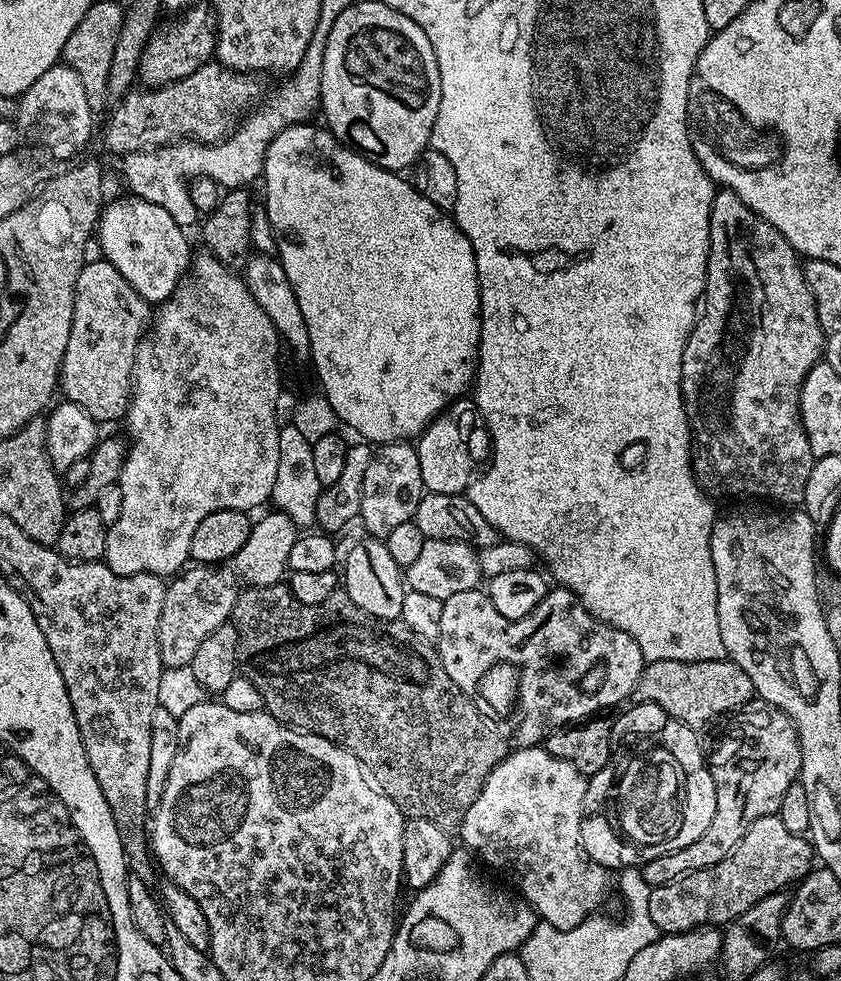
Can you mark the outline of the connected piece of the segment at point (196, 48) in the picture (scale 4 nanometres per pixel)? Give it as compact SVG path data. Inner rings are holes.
M193 3L191 8L185 8L175 17L173 24L168 24L162 31L157 30L148 39L148 44L142 50L139 83L146 88L161 88L167 84L178 82L202 65L213 59L216 51L216 14L207 3Z

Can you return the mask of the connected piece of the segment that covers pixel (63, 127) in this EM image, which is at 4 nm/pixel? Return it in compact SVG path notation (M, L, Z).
M57 62L38 82L34 82L22 95L18 97L18 107L16 109L17 129L29 132L32 136L48 136L48 144L60 156L72 156L88 139L92 136L92 116L94 109L86 98L86 90L82 87L82 78L74 74L74 70L63 62Z

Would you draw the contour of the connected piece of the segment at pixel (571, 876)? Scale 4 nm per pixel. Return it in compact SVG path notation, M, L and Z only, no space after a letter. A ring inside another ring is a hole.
M543 746L516 748L515 750L509 751L502 763L494 766L490 778L486 778L486 782L482 786L478 798L474 798L470 810L466 810L466 818L461 822L458 829L458 836L464 839L461 840L463 847L479 857L481 861L484 859L490 867L497 868L500 872L505 872L516 883L517 889L515 888L515 891L532 907L537 917L545 924L549 924L555 928L561 928L563 932L570 930L574 926L578 926L583 920L588 919L589 916L593 915L599 909L596 907L604 900L604 891L608 888L608 876L610 876L609 869L598 866L598 862L594 862L588 857L580 841L580 827L582 826L582 818L585 815L584 799L586 798L587 785L587 779L573 764L566 762L562 758L554 758L554 754L547 752Z

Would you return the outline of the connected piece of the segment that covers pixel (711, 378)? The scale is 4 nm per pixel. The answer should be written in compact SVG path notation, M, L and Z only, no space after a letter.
M727 190L717 191L710 210L710 250L708 251L708 273L704 283L702 311L697 315L696 324L692 327L690 338L686 342L686 350L682 354L682 382L680 393L684 395L684 409L688 412L688 420L692 424L695 440L692 470L696 481L700 483L707 495L719 496L769 496L777 500L780 506L800 506L806 494L806 478L810 478L812 461L810 442L806 438L806 430L800 421L800 391L802 382L806 382L806 374L816 364L821 363L824 355L824 331L818 322L818 310L814 302L814 294L804 277L804 265L801 257L790 246L787 238L766 218L762 218L738 194Z

